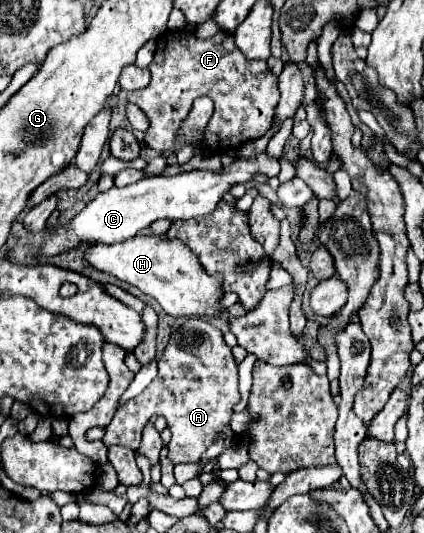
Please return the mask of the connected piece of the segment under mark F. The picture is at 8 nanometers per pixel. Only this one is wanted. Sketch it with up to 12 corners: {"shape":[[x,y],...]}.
{"shape":[[233,33],[157,39],[151,85],[127,95],[165,153],[197,97],[209,151],[259,139],[277,77]]}

